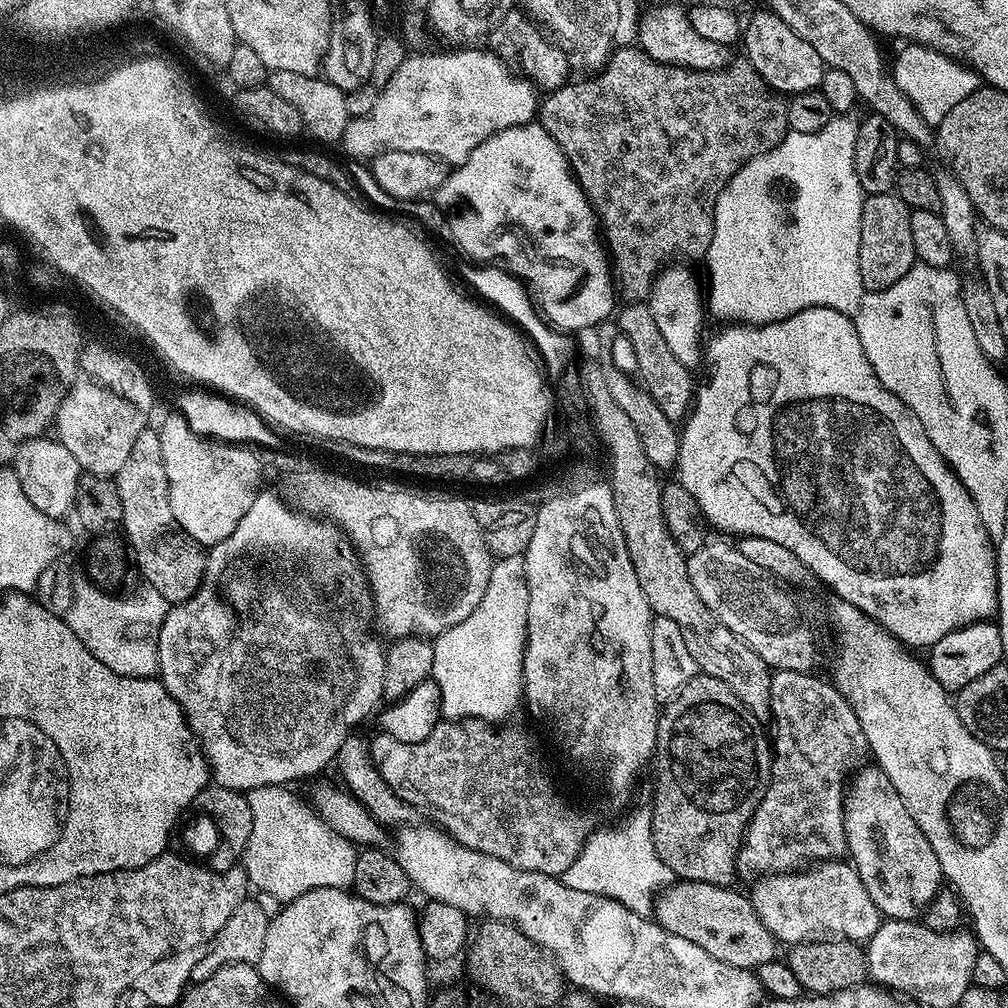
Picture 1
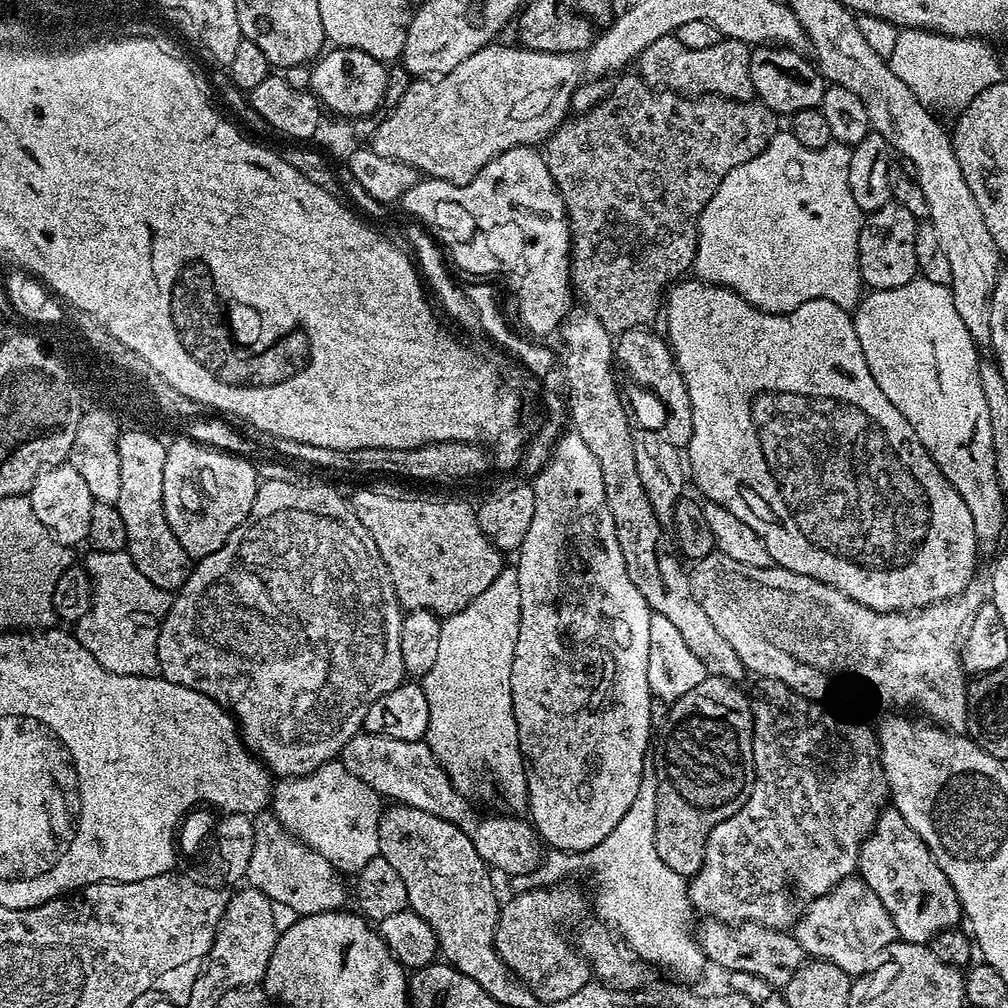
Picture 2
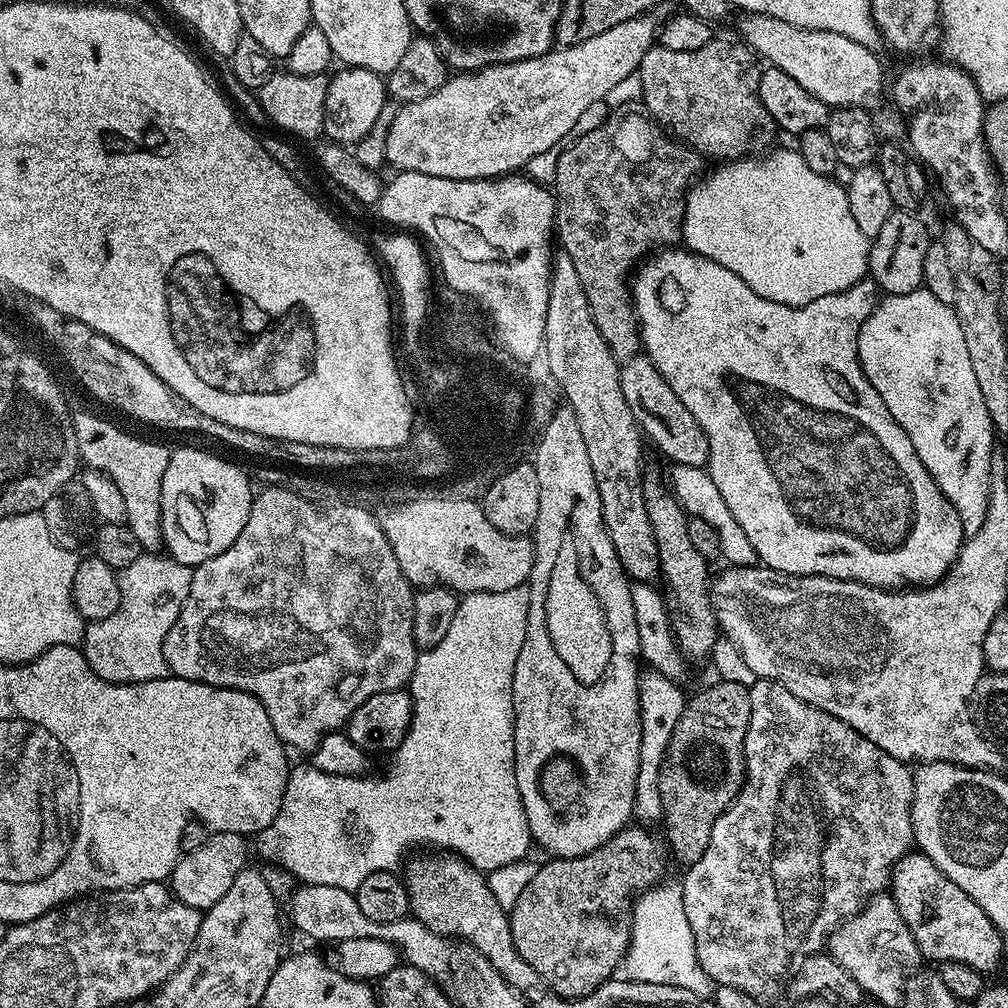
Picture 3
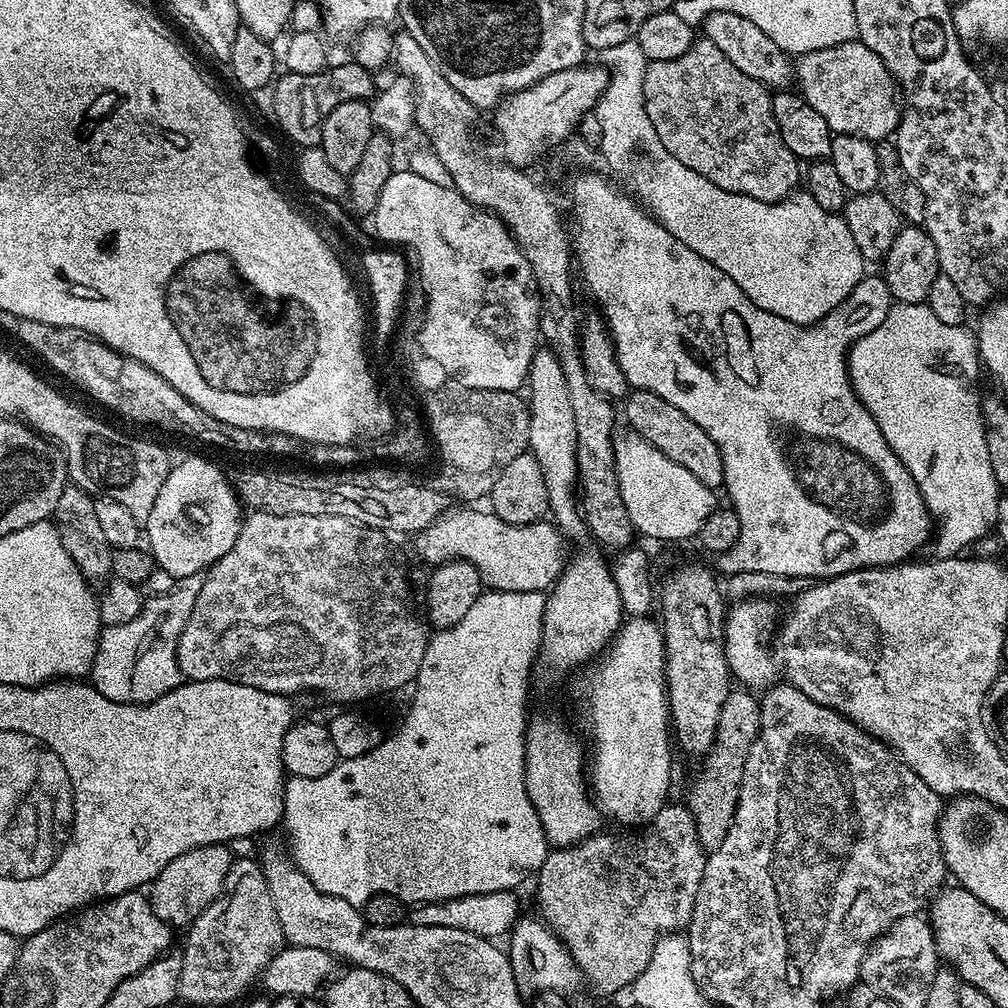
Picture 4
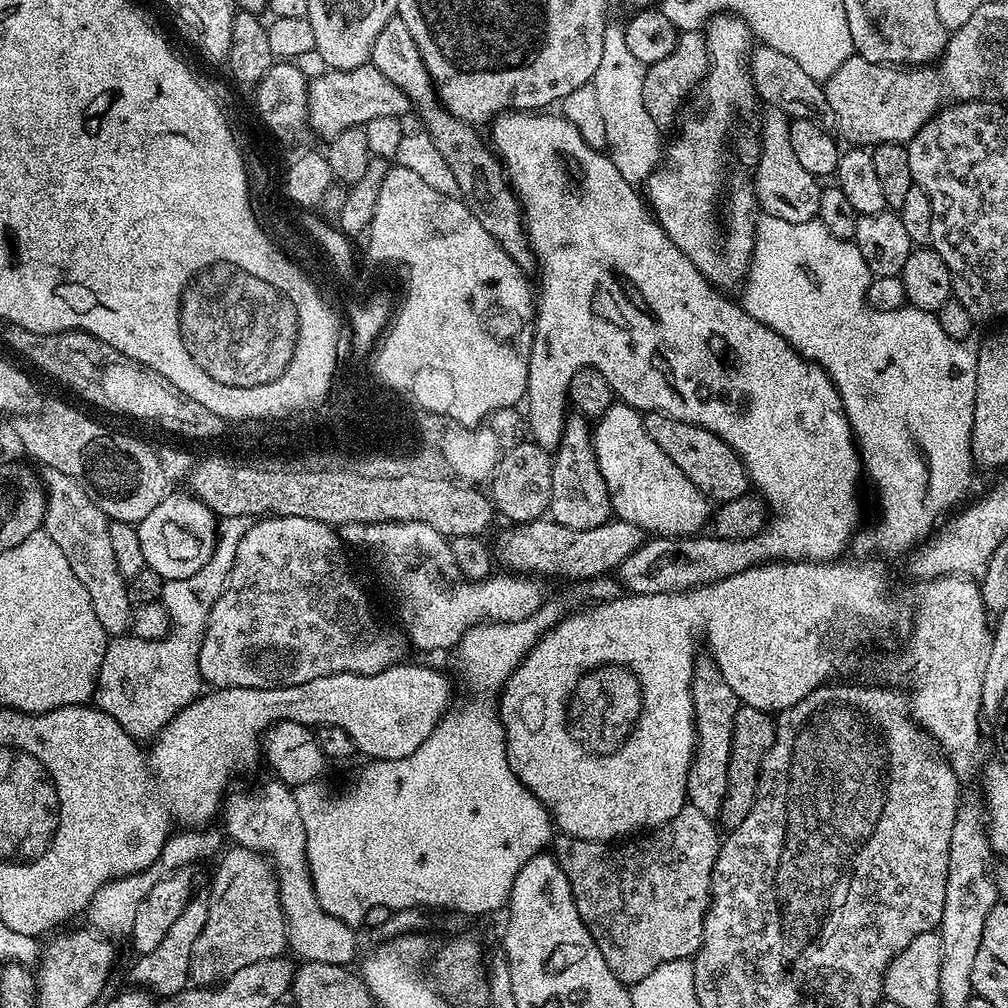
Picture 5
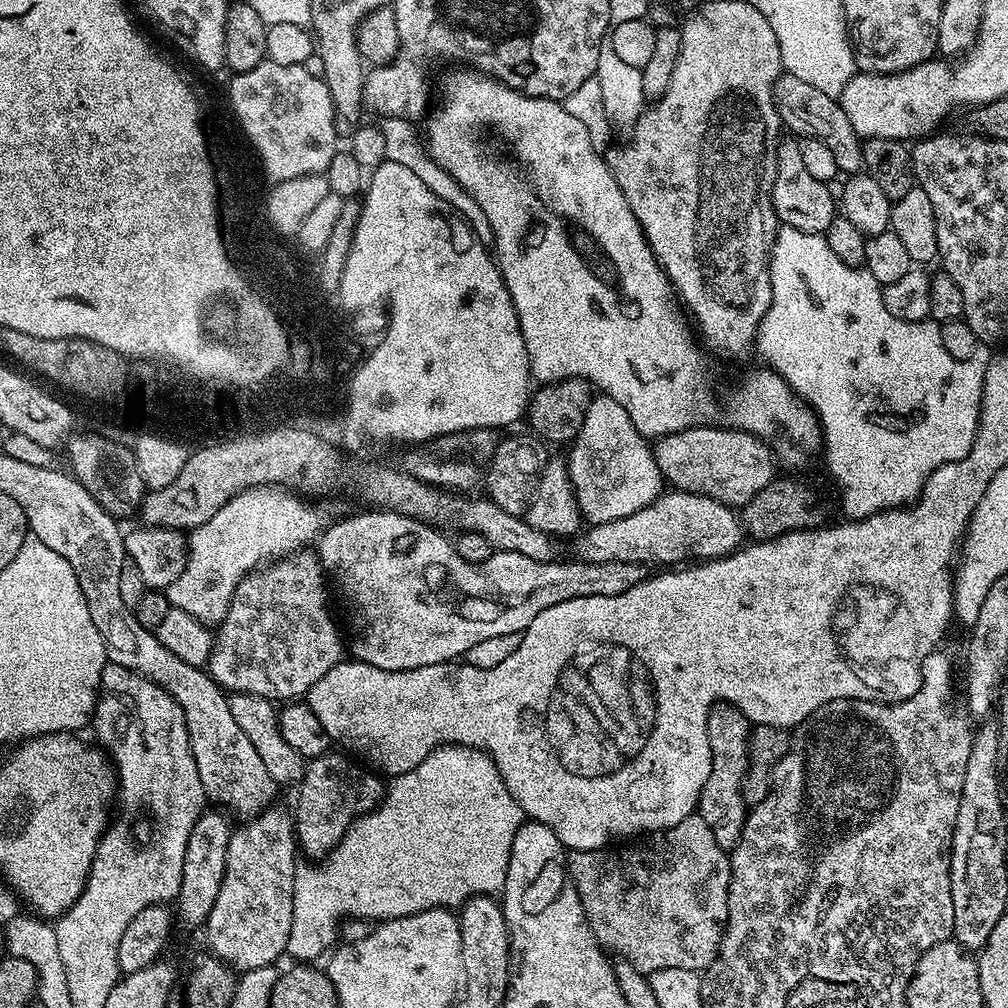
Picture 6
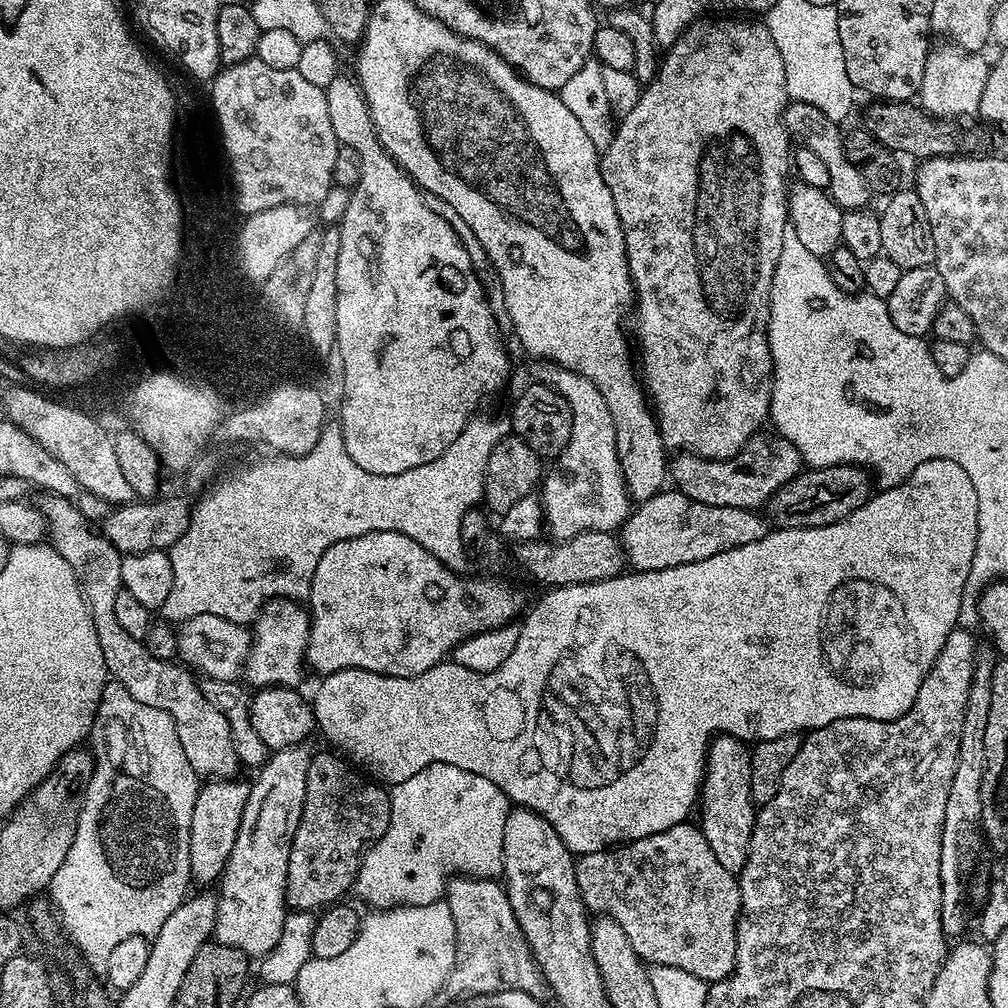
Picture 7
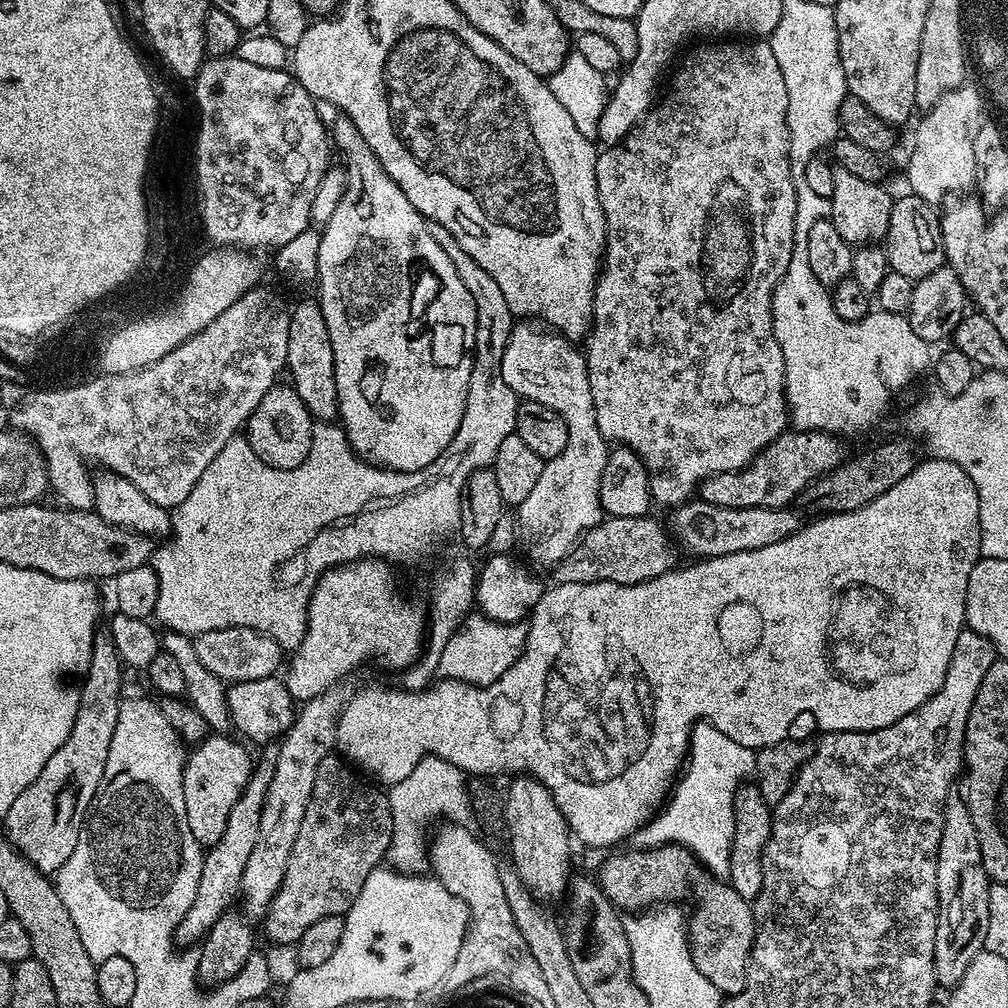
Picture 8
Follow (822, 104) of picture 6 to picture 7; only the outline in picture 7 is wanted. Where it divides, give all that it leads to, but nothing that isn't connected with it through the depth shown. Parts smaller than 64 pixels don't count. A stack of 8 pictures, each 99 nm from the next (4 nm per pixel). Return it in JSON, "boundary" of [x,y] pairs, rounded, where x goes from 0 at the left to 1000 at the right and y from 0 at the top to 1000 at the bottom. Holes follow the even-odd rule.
{"boundary":[[[786,101],[778,108],[778,128],[782,130],[783,136],[793,146],[808,149],[808,153],[812,153],[812,157],[815,157],[815,161],[819,161],[819,169],[823,172],[821,187],[825,198],[831,205],[838,208],[857,208],[862,205],[861,182],[859,177],[855,177],[851,165],[847,165],[839,157],[837,131],[830,120],[819,117],[819,113],[815,113],[815,109],[812,109],[808,105]]]}

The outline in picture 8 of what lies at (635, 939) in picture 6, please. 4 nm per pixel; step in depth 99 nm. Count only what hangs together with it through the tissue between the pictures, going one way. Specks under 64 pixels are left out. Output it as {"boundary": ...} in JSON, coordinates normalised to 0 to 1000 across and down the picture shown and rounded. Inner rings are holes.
{"boundary":[[[656,837],[631,844],[635,845],[617,845],[613,849],[607,849],[596,859],[593,876],[601,891],[605,891],[612,903],[631,907],[660,895],[675,895],[678,889],[690,885],[690,902],[685,905],[681,913],[683,941],[688,950],[688,958],[692,958],[696,967],[719,989],[732,986],[742,973],[742,956],[746,953],[746,936],[750,926],[750,912],[744,894],[736,891],[736,887],[732,887],[732,883],[728,883],[725,877],[699,864],[694,854],[687,848],[687,844],[675,837]]]}

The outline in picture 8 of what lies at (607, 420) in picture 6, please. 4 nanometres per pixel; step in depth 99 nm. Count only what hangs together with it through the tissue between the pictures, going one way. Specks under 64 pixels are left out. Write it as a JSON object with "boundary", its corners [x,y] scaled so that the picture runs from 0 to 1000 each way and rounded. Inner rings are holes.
{"boundary":[[[516,319],[509,324],[500,344],[496,370],[498,379],[502,379],[516,397],[529,397],[542,403],[546,408],[552,410],[562,423],[563,432],[562,446],[558,446],[558,450],[554,450],[554,454],[541,459],[530,486],[526,486],[524,493],[510,508],[515,543],[517,540],[524,547],[524,552],[530,559],[551,562],[556,559],[558,554],[562,554],[562,550],[565,550],[565,546],[575,537],[576,532],[583,525],[595,519],[597,515],[594,479],[597,478],[598,464],[602,460],[605,444],[593,427],[589,411],[589,395],[585,395],[583,364],[579,358],[578,348],[568,338],[563,337],[556,330],[547,328],[543,324],[533,323],[528,319]]]}

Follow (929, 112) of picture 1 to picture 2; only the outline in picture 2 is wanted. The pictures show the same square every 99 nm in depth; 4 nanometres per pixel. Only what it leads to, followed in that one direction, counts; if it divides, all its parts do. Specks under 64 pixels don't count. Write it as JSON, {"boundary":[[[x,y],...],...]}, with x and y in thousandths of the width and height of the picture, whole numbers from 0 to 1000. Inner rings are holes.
{"boundary":[[[899,28],[892,31],[887,50],[881,53],[881,61],[887,73],[891,74],[895,81],[899,81],[899,85],[903,85],[907,97],[911,97],[911,101],[915,101],[918,107],[952,109],[963,99],[970,97],[970,93],[974,93],[978,85],[986,85],[996,77],[992,62],[979,44],[981,43],[973,37],[938,36],[931,32],[919,31],[916,28]]]}

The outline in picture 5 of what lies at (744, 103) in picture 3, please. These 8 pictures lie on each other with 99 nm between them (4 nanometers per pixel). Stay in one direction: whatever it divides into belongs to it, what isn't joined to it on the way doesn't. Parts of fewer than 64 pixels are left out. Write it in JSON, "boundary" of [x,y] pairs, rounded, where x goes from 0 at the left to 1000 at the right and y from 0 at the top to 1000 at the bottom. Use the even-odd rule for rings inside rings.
{"boundary":[[[697,31],[675,32],[669,50],[665,50],[665,54],[657,58],[657,62],[642,64],[640,80],[637,81],[638,104],[655,129],[661,129],[667,122],[672,122],[679,98],[687,90],[688,94],[697,84],[698,76],[702,73],[702,65],[702,42]],[[762,107],[758,124],[752,127],[754,136],[754,162],[748,175],[750,200],[759,214],[776,216],[776,220],[804,220],[813,212],[815,183],[792,161],[784,145],[784,116],[776,109]]]}

